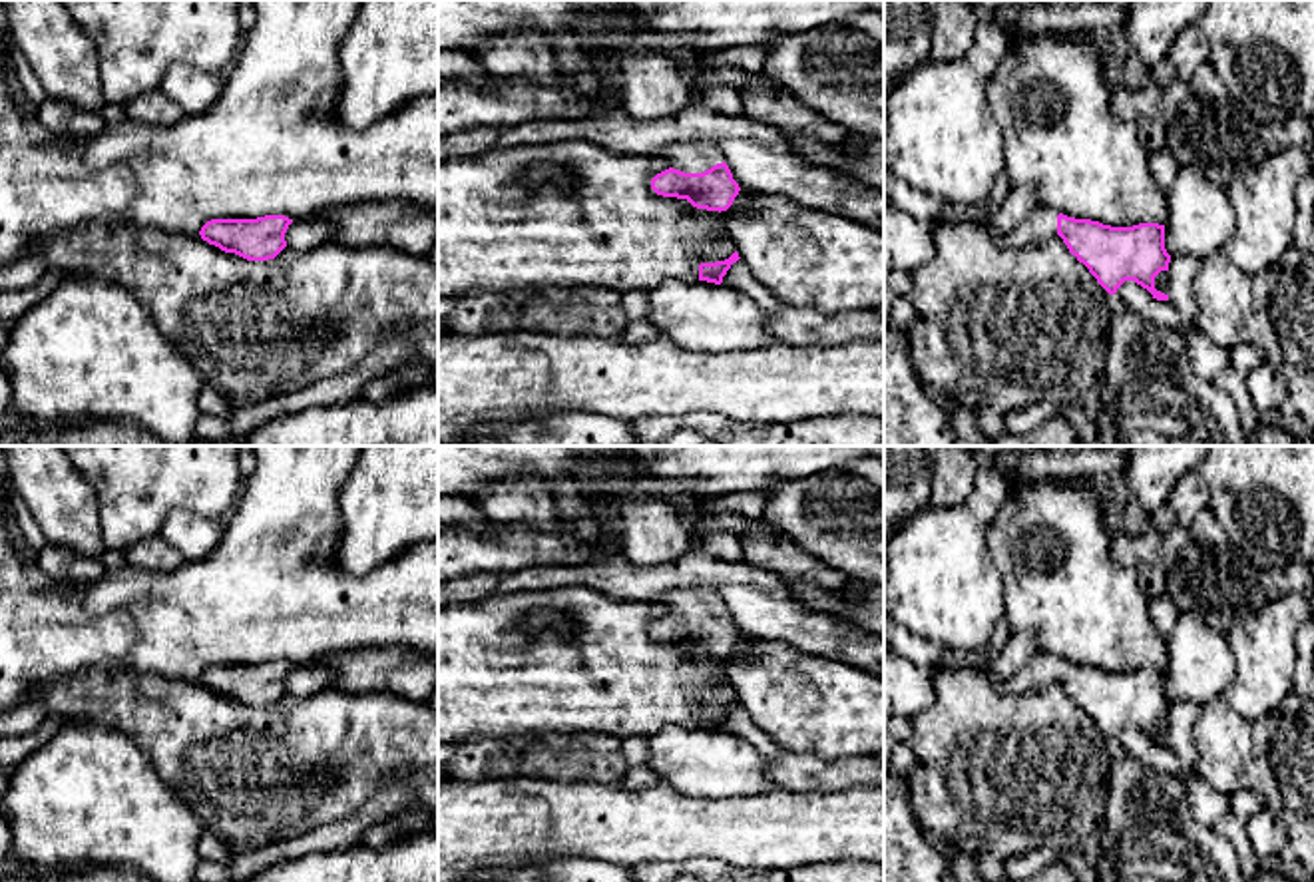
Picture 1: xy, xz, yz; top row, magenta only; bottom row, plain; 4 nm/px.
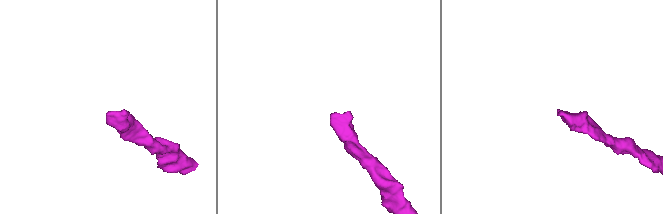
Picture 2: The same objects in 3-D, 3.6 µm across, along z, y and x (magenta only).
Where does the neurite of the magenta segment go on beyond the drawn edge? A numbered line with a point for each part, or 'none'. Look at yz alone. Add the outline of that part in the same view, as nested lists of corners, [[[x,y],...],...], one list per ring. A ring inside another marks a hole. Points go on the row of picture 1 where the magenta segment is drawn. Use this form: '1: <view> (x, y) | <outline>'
1: yz (1042, 223) | [[[1037,205],[1015,229],[999,233],[989,227],[986,229],[993,243],[1003,249],[1021,249],[1027,245],[1041,243],[1057,233],[1057,211],[1051,207]]]

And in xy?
none

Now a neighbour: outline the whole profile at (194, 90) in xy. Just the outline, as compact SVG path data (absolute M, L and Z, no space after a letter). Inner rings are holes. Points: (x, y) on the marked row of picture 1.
M177 62L165 72L157 90L187 115L197 115L217 102L223 88L225 74L203 72L191 64Z

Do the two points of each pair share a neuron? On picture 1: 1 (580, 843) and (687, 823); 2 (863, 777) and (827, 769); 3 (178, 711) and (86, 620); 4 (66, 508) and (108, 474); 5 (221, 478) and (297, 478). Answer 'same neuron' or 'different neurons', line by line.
1: same neuron
2: same neuron
3: different neurons
4: different neurons
5: different neurons

